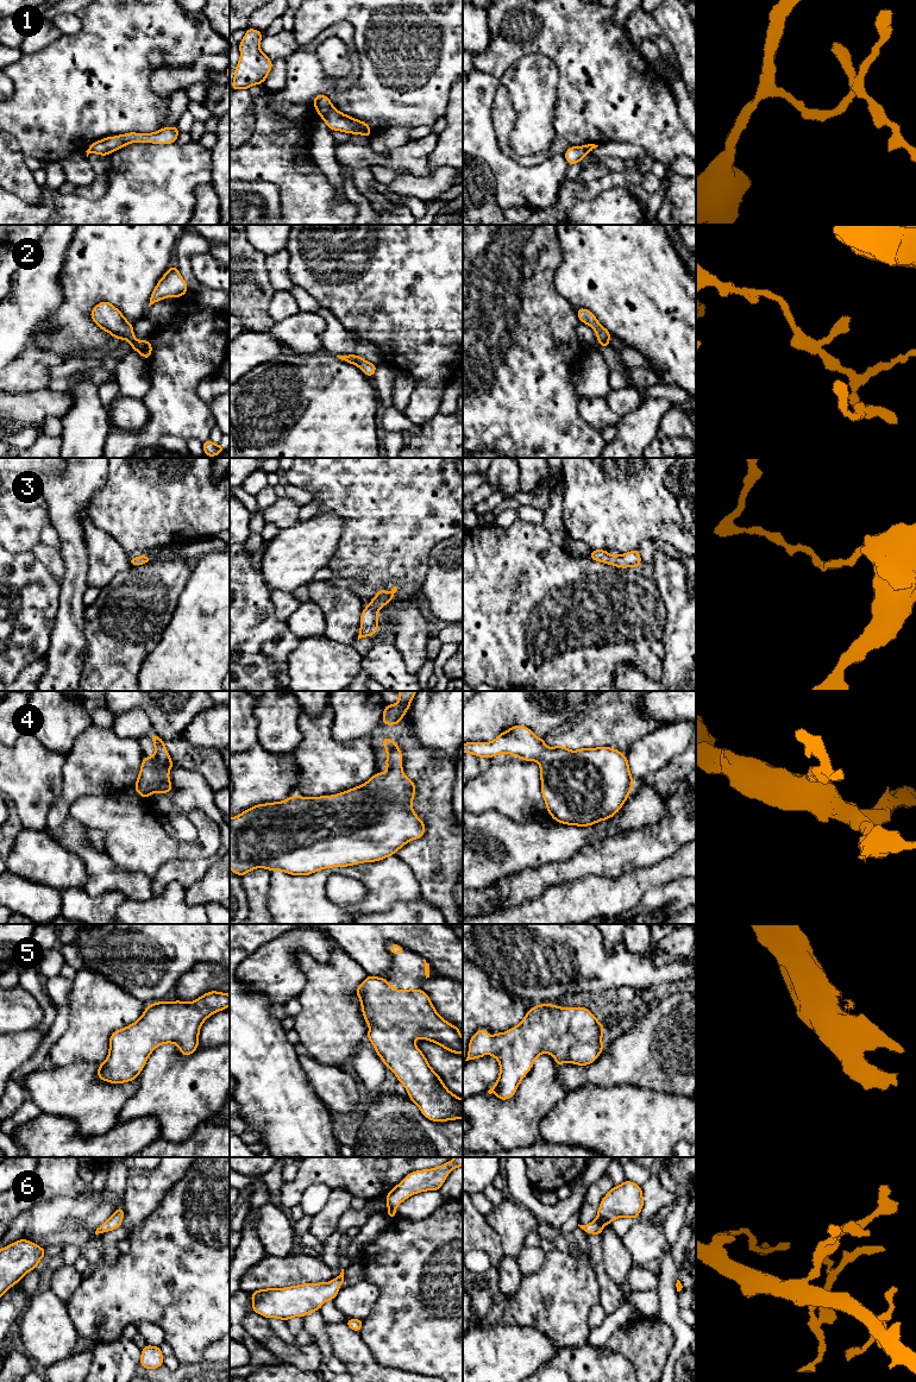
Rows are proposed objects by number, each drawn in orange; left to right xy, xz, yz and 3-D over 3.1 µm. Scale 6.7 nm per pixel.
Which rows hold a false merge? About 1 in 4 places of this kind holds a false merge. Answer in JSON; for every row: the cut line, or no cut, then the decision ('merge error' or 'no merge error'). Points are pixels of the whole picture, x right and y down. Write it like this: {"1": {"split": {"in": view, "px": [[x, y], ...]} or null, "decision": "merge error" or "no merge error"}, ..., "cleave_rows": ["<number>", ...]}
{"1": {"split": {"in": "xz", "px": [[333, 107], [321, 117]]}, "decision": "merge error"}, "2": {"split": null, "decision": "no merge error"}, "3": {"split": null, "decision": "no merge error"}, "4": {"split": null, "decision": "no merge error"}, "5": {"split": null, "decision": "no merge error"}, "6": {"split": null, "decision": "no merge error"}, "cleave_rows": ["1"]}

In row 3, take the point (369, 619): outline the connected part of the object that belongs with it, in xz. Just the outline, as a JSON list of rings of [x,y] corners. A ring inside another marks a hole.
[[[396,586],[391,589],[390,593],[381,588],[377,595],[371,599],[369,605],[364,607],[364,610],[360,615],[360,629],[358,640],[362,637],[372,636],[376,633],[376,630],[378,629],[377,611],[393,601],[394,593],[396,591]]]

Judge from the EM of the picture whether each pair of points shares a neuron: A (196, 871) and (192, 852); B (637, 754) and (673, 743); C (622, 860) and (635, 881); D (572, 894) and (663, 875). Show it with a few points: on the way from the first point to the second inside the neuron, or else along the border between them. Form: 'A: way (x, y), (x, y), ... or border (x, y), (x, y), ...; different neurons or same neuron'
A: border (213, 855), (206, 859), (171, 859), (167, 861); different neurons
B: way (646, 754), (664, 745); same neuron
C: border (657, 862), (616, 877), (603, 878); different neurons
D: way (595, 894), (621, 894), (637, 880), (640, 880); same neuron

